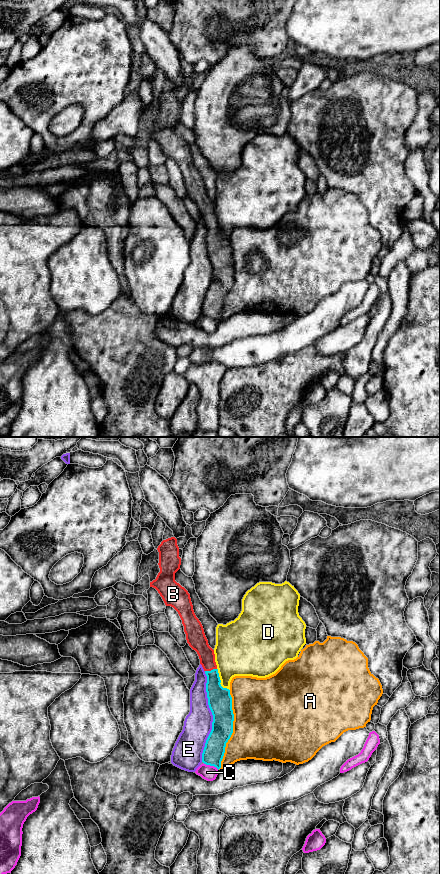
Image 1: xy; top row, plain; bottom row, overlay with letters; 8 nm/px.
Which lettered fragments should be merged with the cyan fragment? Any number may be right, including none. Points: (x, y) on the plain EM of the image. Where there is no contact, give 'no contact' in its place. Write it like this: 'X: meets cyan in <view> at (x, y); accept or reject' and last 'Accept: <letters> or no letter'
A: meets cyan in xy at (232, 282); reject
B: meets cyan in xy at (210, 223); accept
C: meets cyan in xy at (211, 317); reject
D: meets cyan in xy at (220, 233); reject
E: meets cyan in xy at (213, 268); reject
Accept: B

